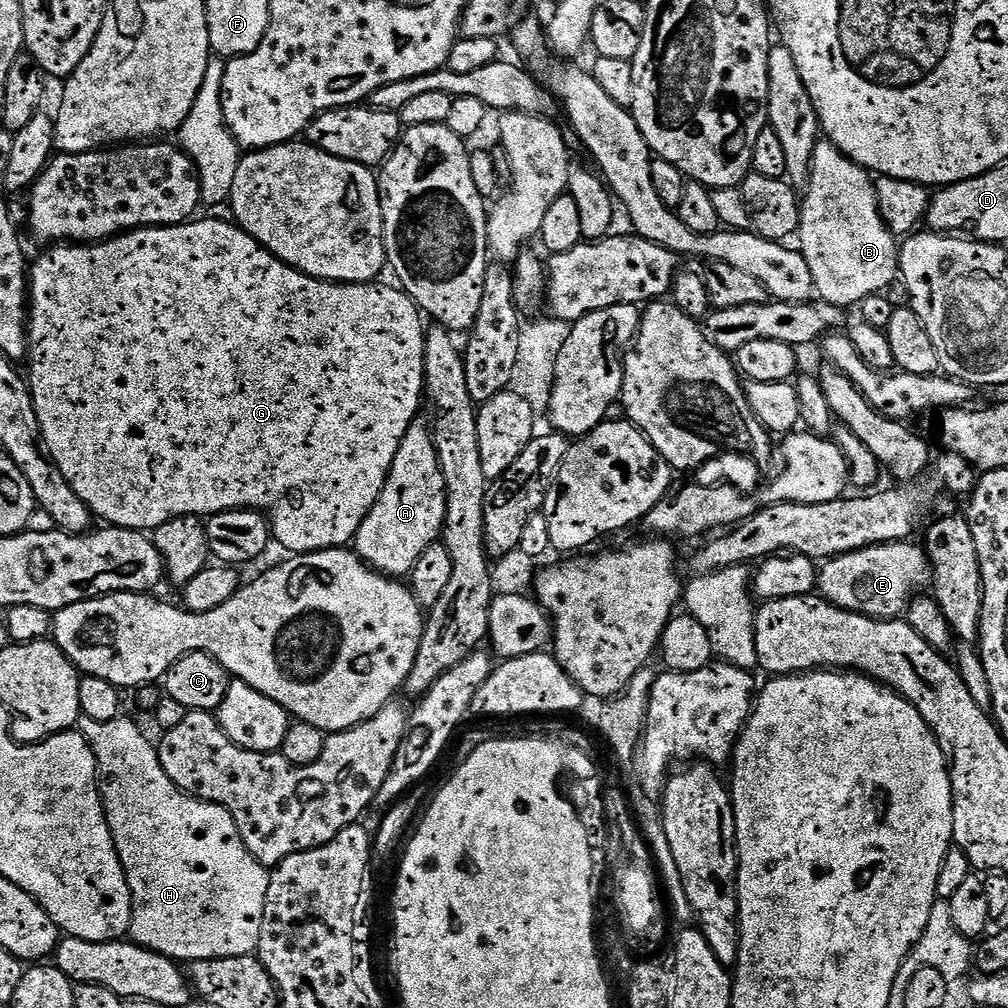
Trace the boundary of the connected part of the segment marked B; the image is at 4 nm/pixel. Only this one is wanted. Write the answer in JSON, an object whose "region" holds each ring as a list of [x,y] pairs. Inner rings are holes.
{"region":[[[821,142],[814,152],[812,175],[808,178],[806,191],[808,193],[803,193],[800,210],[798,248],[810,266],[815,295],[825,304],[837,304],[839,308],[847,309],[848,304],[859,306],[868,296],[888,290],[892,279],[898,276],[898,240],[885,226],[878,210],[876,185],[868,169],[859,168],[833,144]]]}

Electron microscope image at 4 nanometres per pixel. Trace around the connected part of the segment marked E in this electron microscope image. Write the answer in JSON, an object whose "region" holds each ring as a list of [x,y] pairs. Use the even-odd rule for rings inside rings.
{"region":[[[893,540],[886,544],[874,544],[848,552],[844,556],[834,556],[819,569],[818,592],[829,604],[851,612],[861,612],[864,616],[874,616],[882,620],[900,618],[907,613],[908,605],[921,590],[932,588],[932,564],[928,553],[913,542]]]}

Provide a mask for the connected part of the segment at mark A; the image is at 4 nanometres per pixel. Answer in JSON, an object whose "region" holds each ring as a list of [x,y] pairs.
{"region":[[[417,418],[406,430],[402,438],[402,446],[398,446],[398,454],[394,454],[394,462],[388,471],[382,494],[378,502],[366,514],[362,526],[356,532],[354,551],[369,568],[393,578],[404,578],[412,571],[412,567],[422,558],[422,550],[426,546],[437,543],[444,531],[446,506],[448,505],[448,486],[440,458],[436,453],[436,443],[432,440],[432,428],[423,418]]]}

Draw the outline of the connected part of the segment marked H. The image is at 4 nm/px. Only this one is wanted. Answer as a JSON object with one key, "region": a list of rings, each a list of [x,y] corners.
{"region":[[[121,718],[103,724],[102,722],[81,719],[78,728],[79,731],[84,733],[84,737],[92,747],[93,754],[96,755],[96,770],[99,779],[102,781],[104,813],[110,826],[110,834],[114,838],[114,846],[118,850],[118,858],[124,867],[126,882],[130,886],[130,894],[132,895],[131,943],[139,944],[142,948],[149,948],[152,952],[157,952],[163,956],[171,956],[177,962],[226,959],[230,952],[233,956],[253,955],[260,946],[260,931],[262,930],[262,918],[266,910],[266,890],[268,889],[270,872],[263,864],[253,858],[250,850],[242,842],[242,838],[238,834],[238,826],[232,815],[222,806],[211,804],[205,800],[198,800],[194,796],[188,796],[181,788],[174,786],[174,782],[170,782],[166,770],[162,770],[157,745],[153,741],[152,744],[148,741],[147,734],[134,721]]]}

